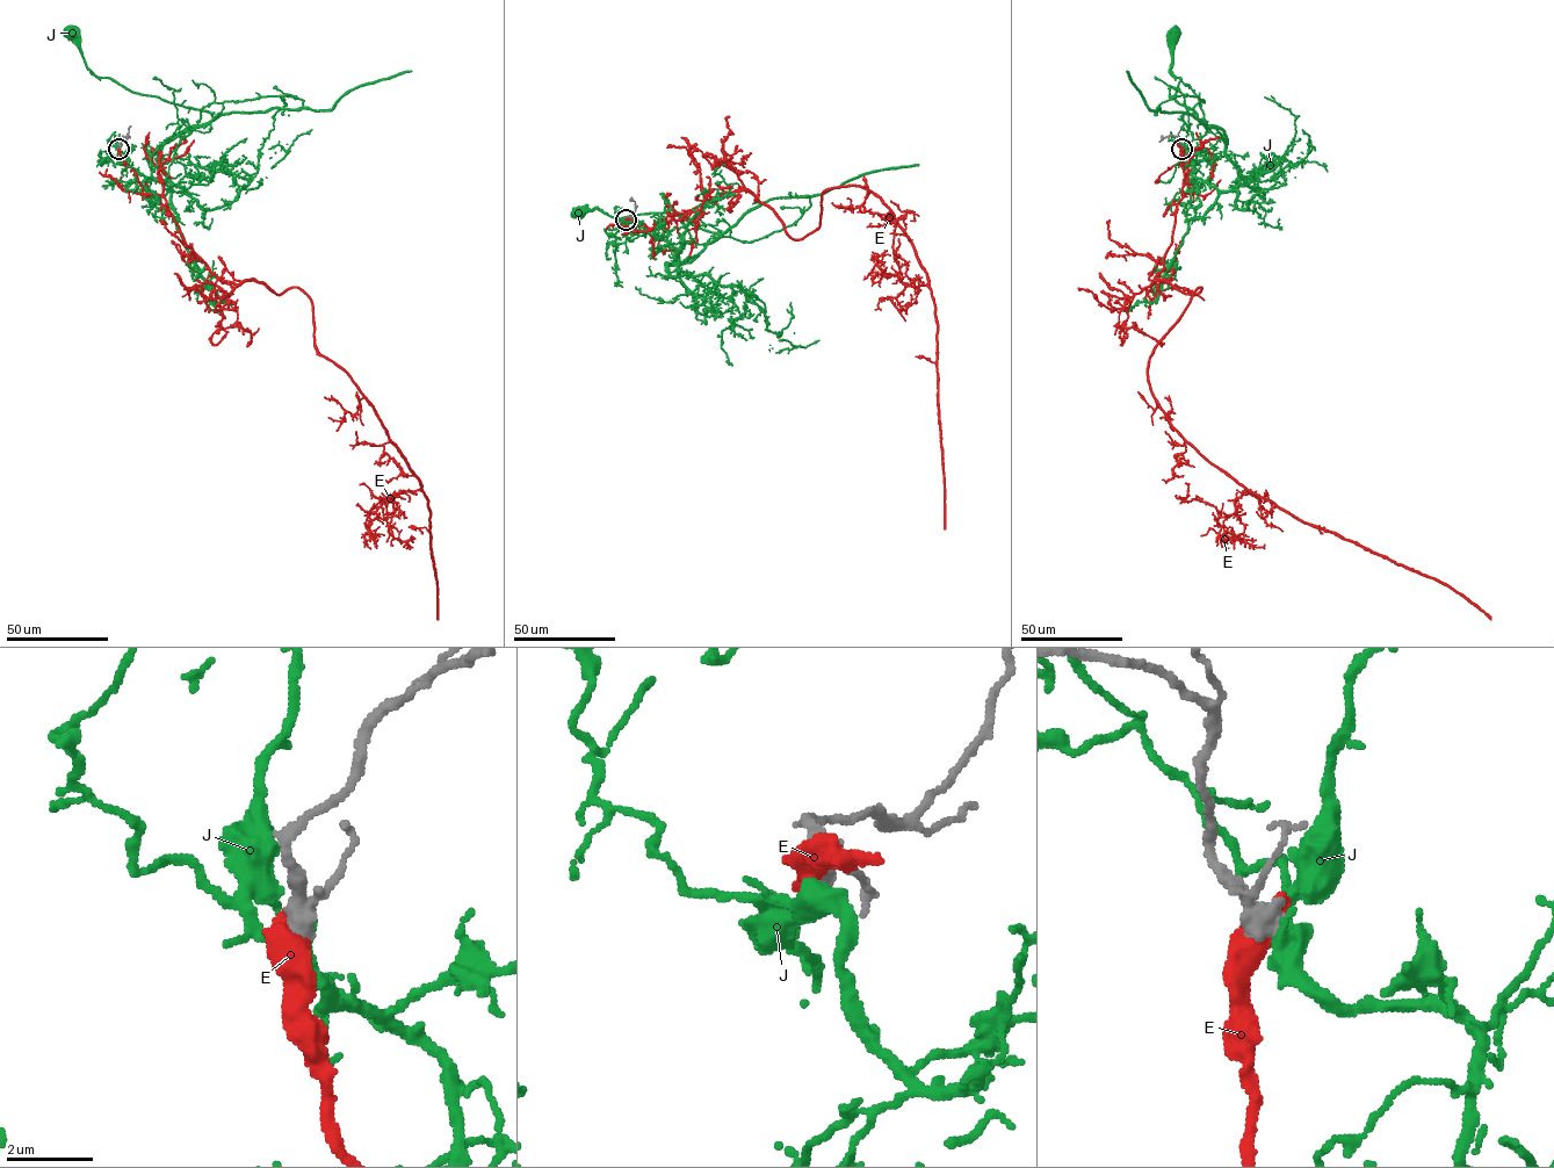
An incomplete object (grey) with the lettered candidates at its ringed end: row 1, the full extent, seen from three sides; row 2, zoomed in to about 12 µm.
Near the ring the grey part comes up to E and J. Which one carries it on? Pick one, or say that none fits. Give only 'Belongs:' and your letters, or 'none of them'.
Belongs: J

